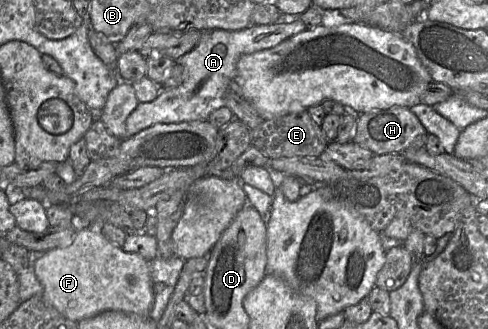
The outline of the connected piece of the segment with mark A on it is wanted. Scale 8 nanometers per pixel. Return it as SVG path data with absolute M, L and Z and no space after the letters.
M292 20L268 25L251 24L238 31L204 31L198 44L175 60L184 69L182 84L175 88L162 89L151 102L139 102L126 119L126 137L158 123L207 120L214 110L225 106L227 91L234 90L236 66L242 55L272 48L305 30L307 28L301 20Z

